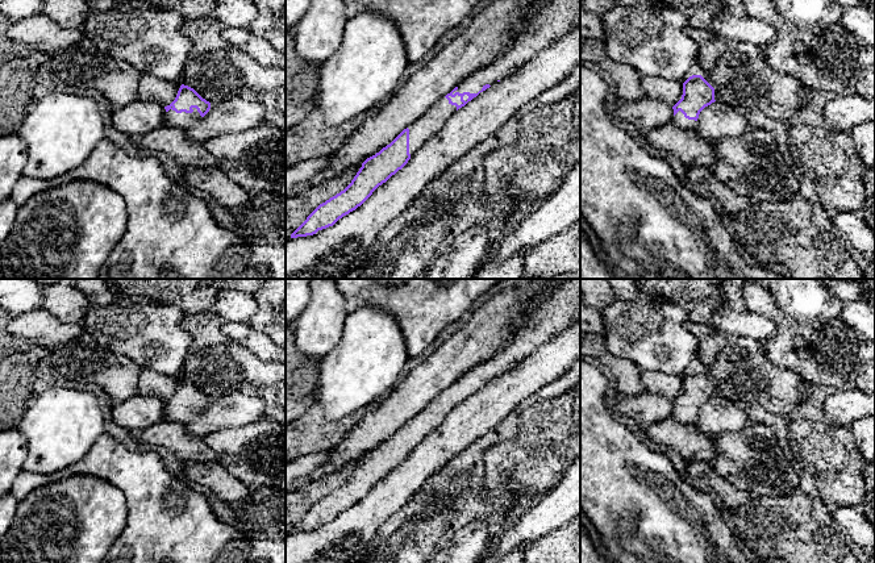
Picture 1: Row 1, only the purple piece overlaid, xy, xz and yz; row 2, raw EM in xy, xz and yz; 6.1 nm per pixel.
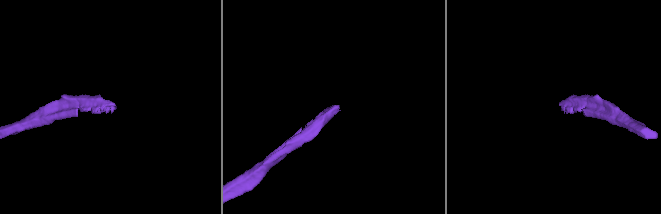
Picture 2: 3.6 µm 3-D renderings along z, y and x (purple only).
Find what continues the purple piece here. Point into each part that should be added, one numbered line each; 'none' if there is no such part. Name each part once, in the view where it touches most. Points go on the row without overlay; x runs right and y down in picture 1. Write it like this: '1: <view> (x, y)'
1: xz (553, 318)

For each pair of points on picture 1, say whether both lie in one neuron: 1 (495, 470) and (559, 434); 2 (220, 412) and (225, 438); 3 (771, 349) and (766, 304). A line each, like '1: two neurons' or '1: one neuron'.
1: one neuron
2: two neurons
3: one neuron

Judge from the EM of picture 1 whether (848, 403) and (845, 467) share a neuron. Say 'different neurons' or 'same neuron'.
different neurons

